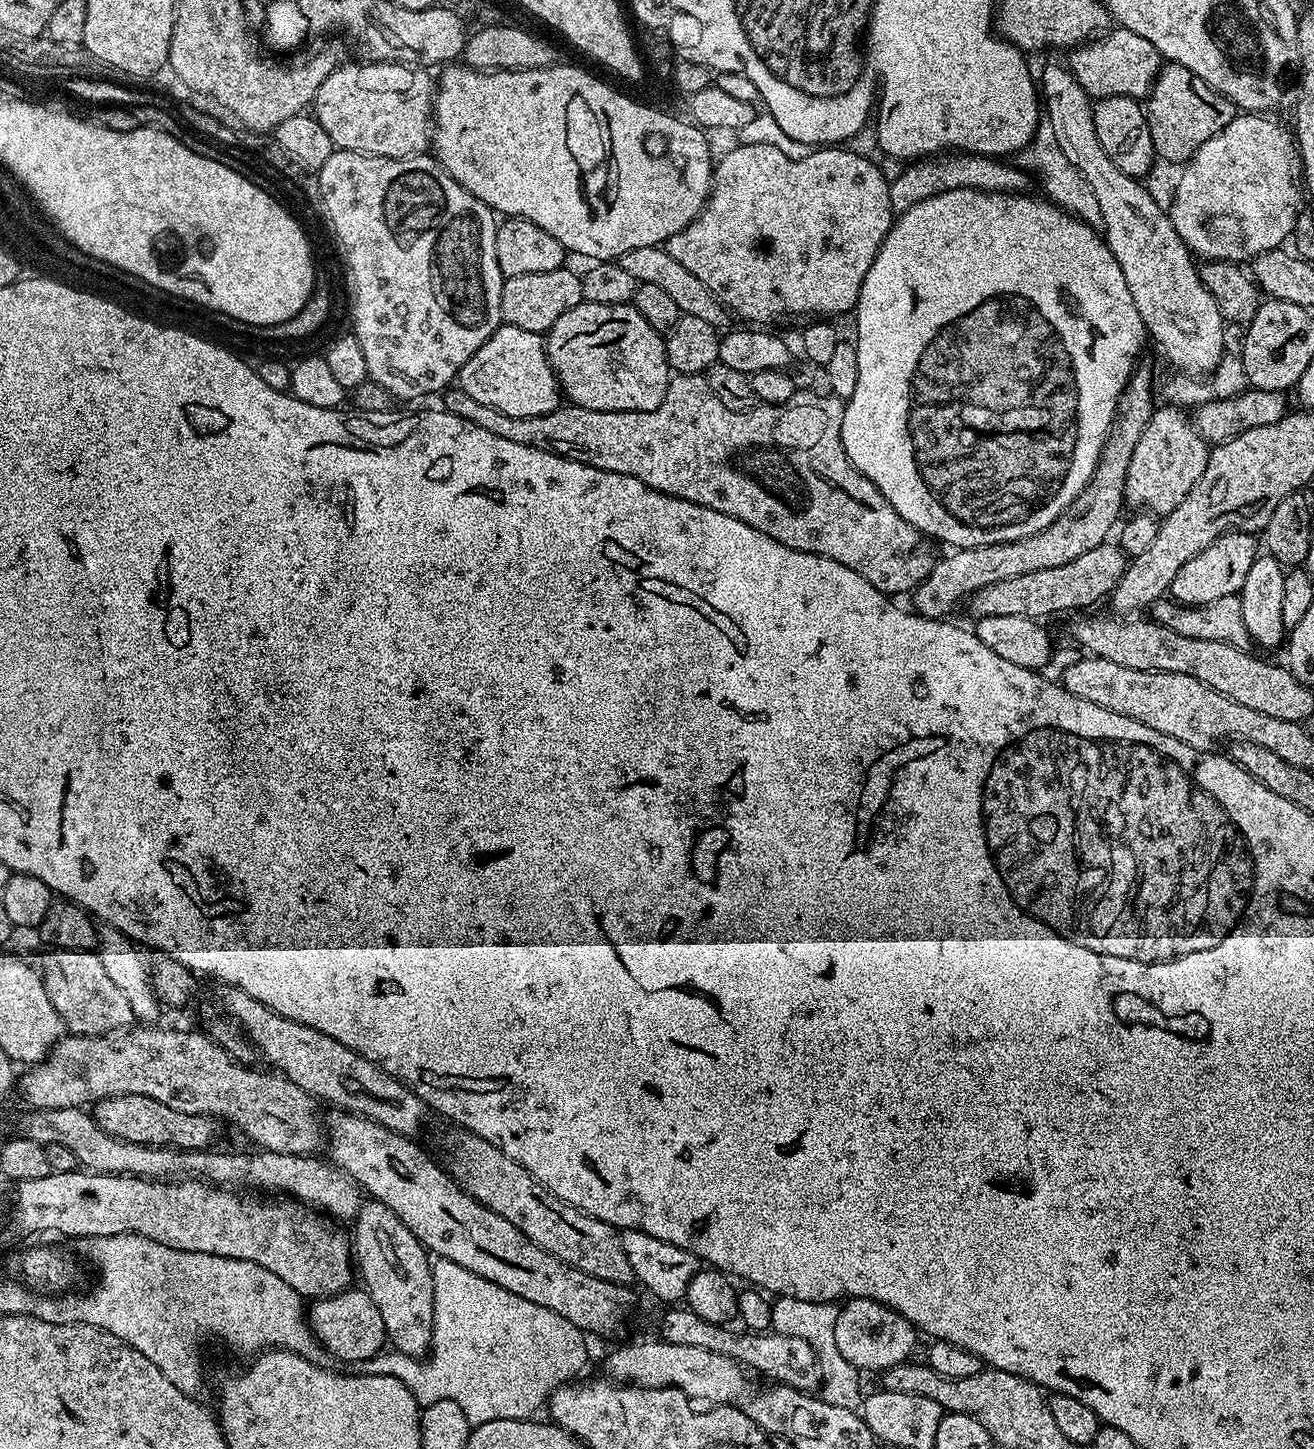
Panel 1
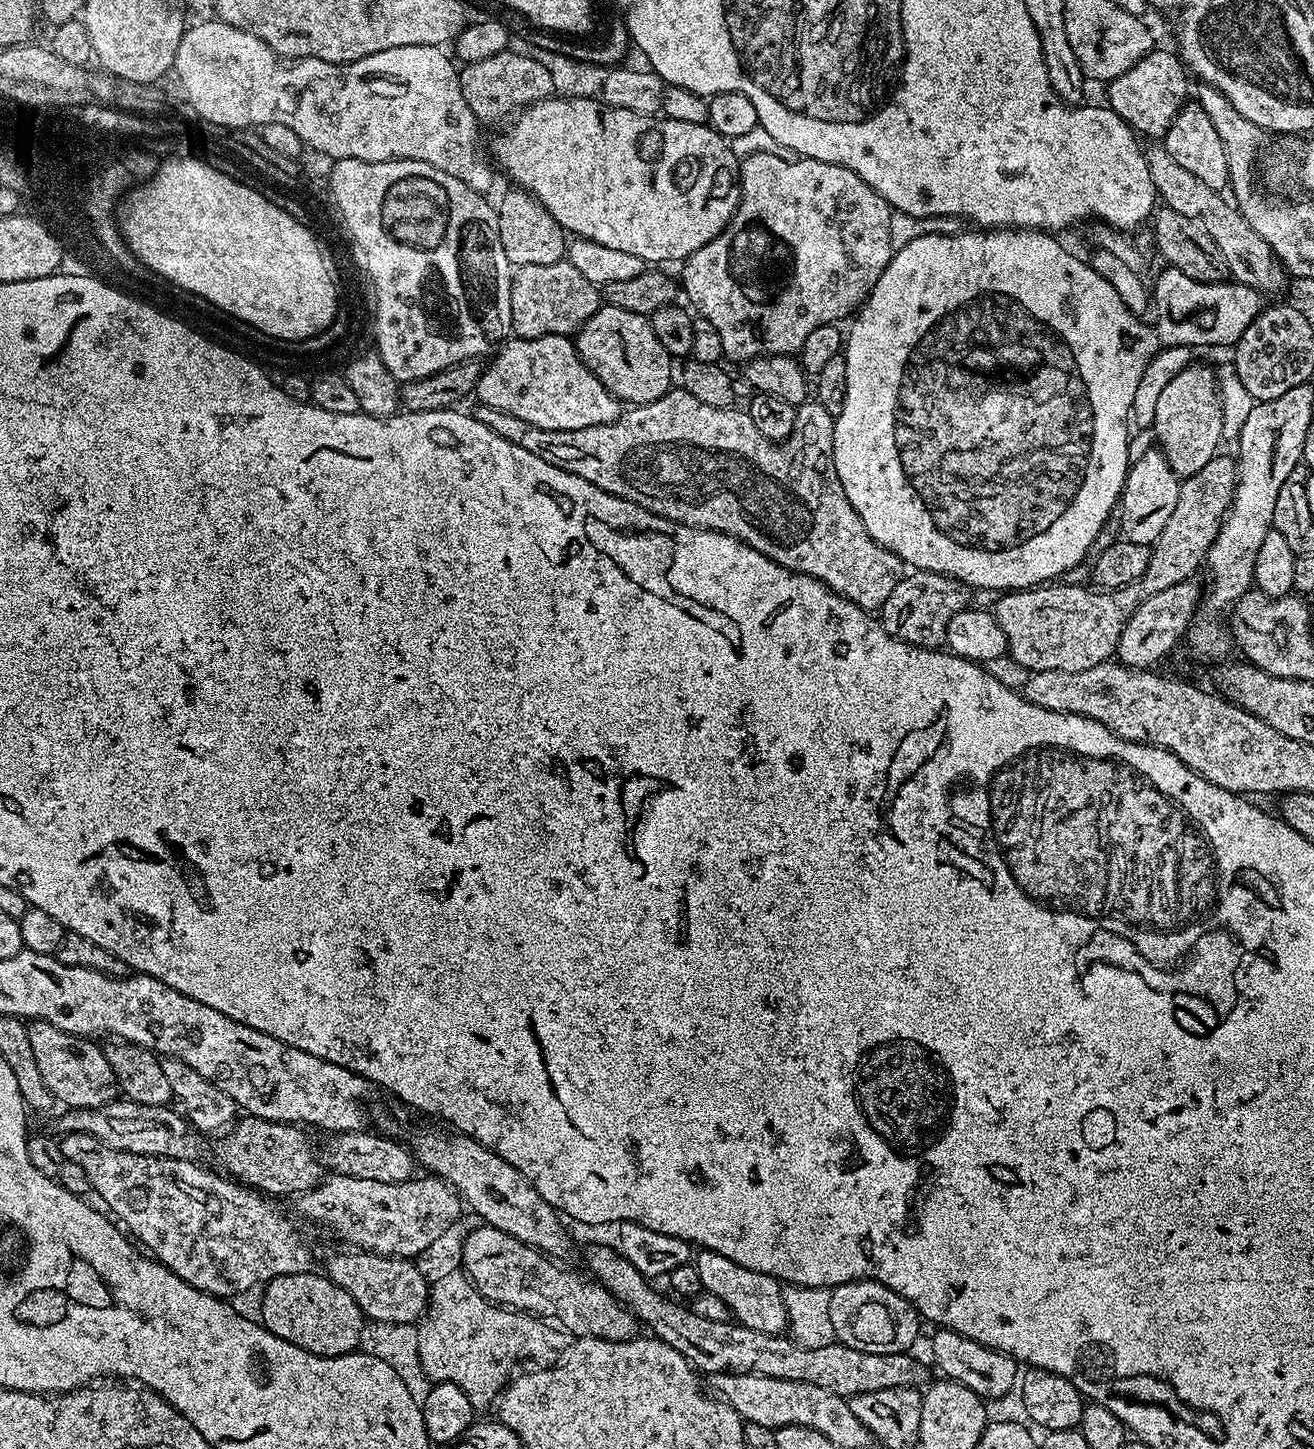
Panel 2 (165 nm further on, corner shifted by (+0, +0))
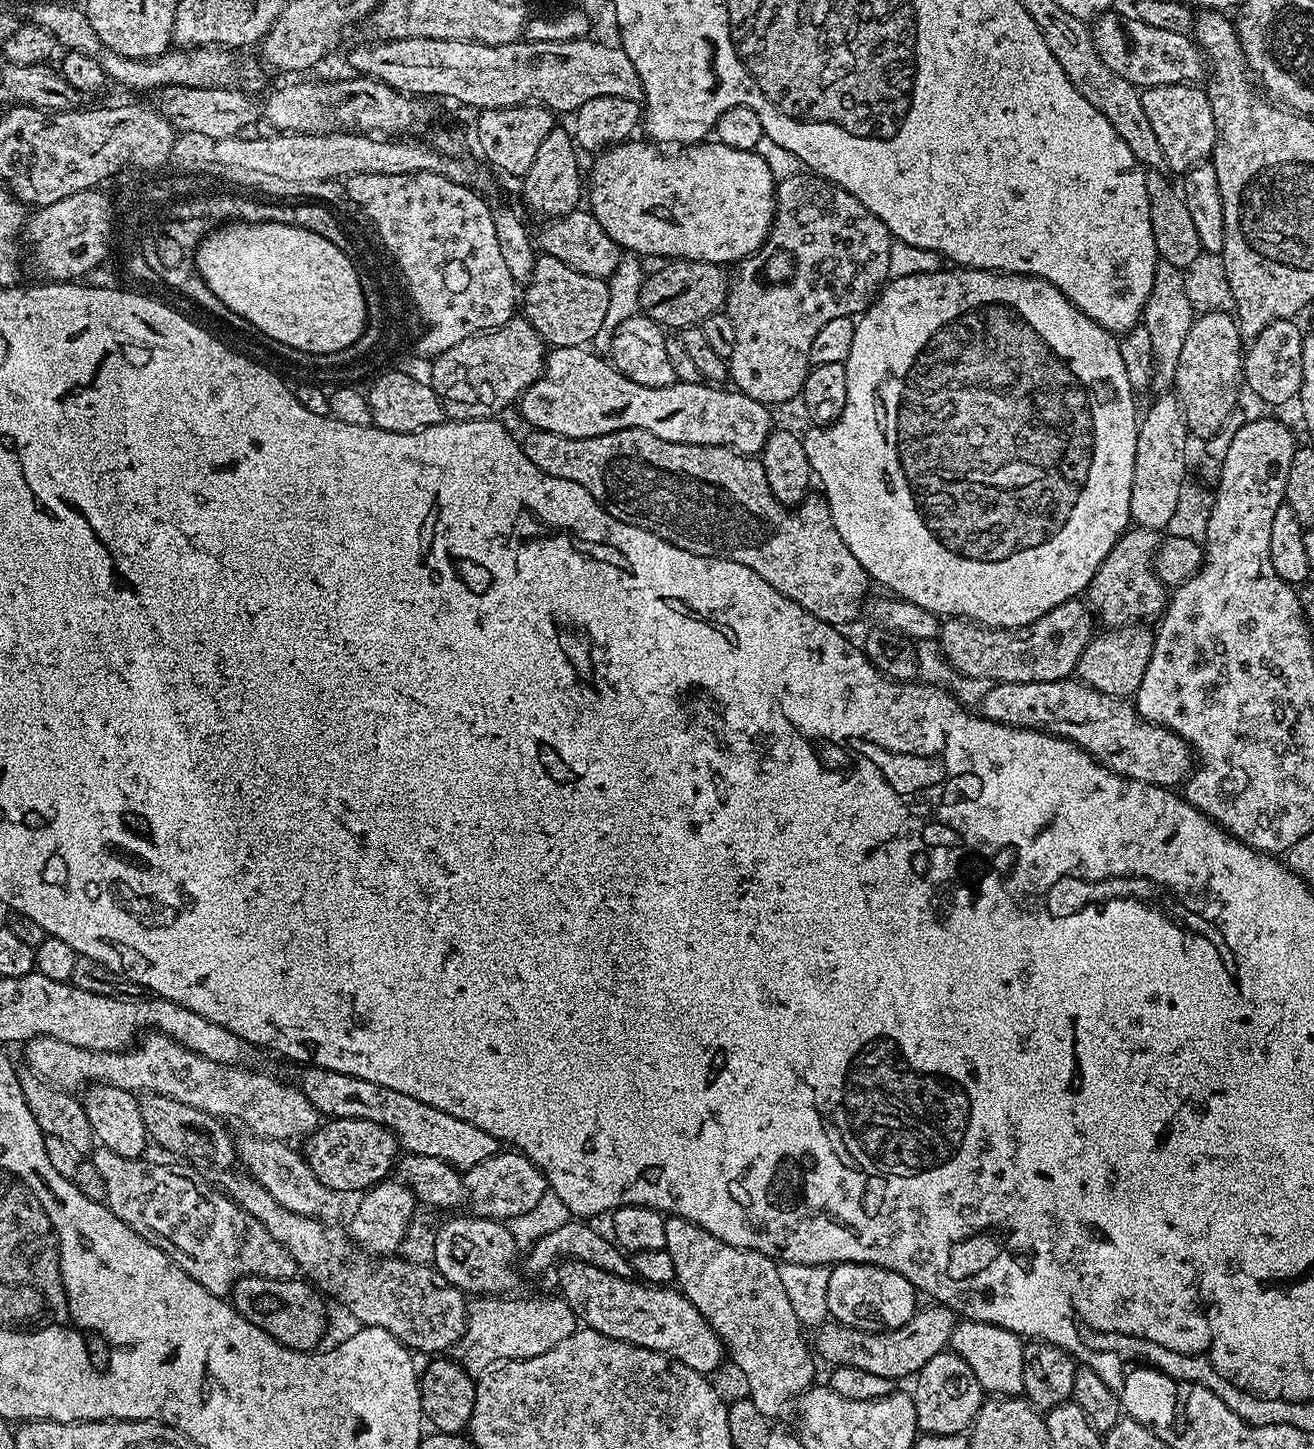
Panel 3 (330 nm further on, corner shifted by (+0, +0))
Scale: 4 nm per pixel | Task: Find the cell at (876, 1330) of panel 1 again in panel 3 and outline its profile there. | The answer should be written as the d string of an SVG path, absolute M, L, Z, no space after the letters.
M837 1264L829 1274L827 1301L829 1317L837 1324L845 1324L867 1332L889 1332L910 1322L915 1308L916 1287L902 1274L873 1264Z

